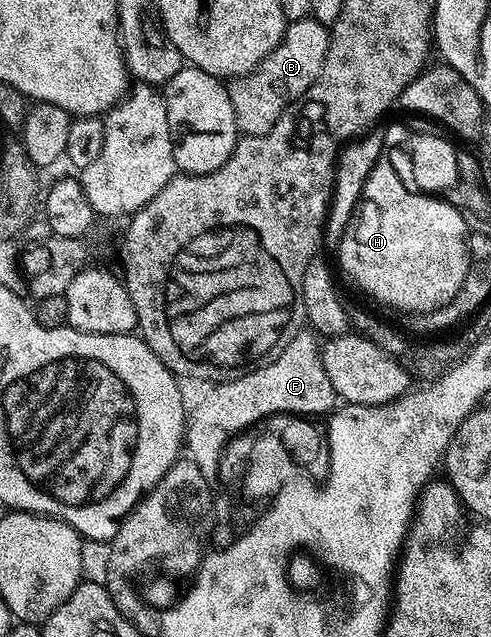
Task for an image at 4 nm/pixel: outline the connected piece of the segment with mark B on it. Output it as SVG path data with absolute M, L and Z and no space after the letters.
M312 18L288 21L279 46L275 46L275 50L263 58L261 65L245 76L235 76L228 81L237 131L242 137L265 136L269 133L285 109L290 104L296 104L321 77L329 49L329 33L326 25Z

